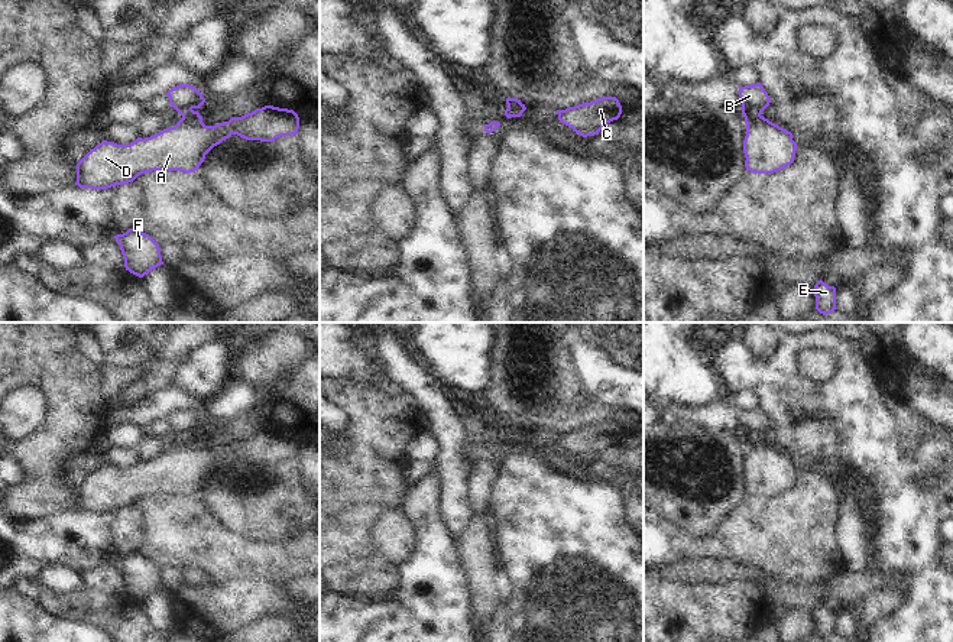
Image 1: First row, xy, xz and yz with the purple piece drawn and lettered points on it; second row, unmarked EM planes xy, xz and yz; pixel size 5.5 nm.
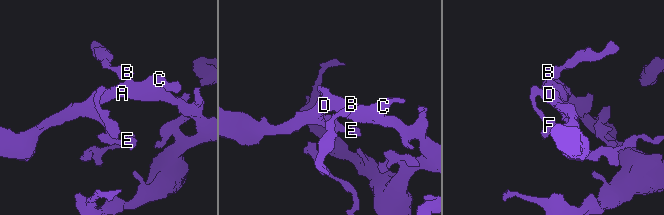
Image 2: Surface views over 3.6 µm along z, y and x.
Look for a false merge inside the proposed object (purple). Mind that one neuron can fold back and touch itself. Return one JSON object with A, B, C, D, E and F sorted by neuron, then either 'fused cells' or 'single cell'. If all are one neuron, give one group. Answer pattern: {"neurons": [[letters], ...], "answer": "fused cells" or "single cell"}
{"neurons": [["A", "C", "D", "E", "F"], ["B"]], "answer": "fused cells"}

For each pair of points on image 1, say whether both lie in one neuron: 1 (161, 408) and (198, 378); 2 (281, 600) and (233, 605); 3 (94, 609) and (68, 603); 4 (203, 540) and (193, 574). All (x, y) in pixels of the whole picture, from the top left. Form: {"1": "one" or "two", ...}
{"1": "two", "2": "one", "3": "one", "4": "two"}

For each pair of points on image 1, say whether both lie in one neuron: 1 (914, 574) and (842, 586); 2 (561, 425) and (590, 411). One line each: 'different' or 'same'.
1: different
2: same

